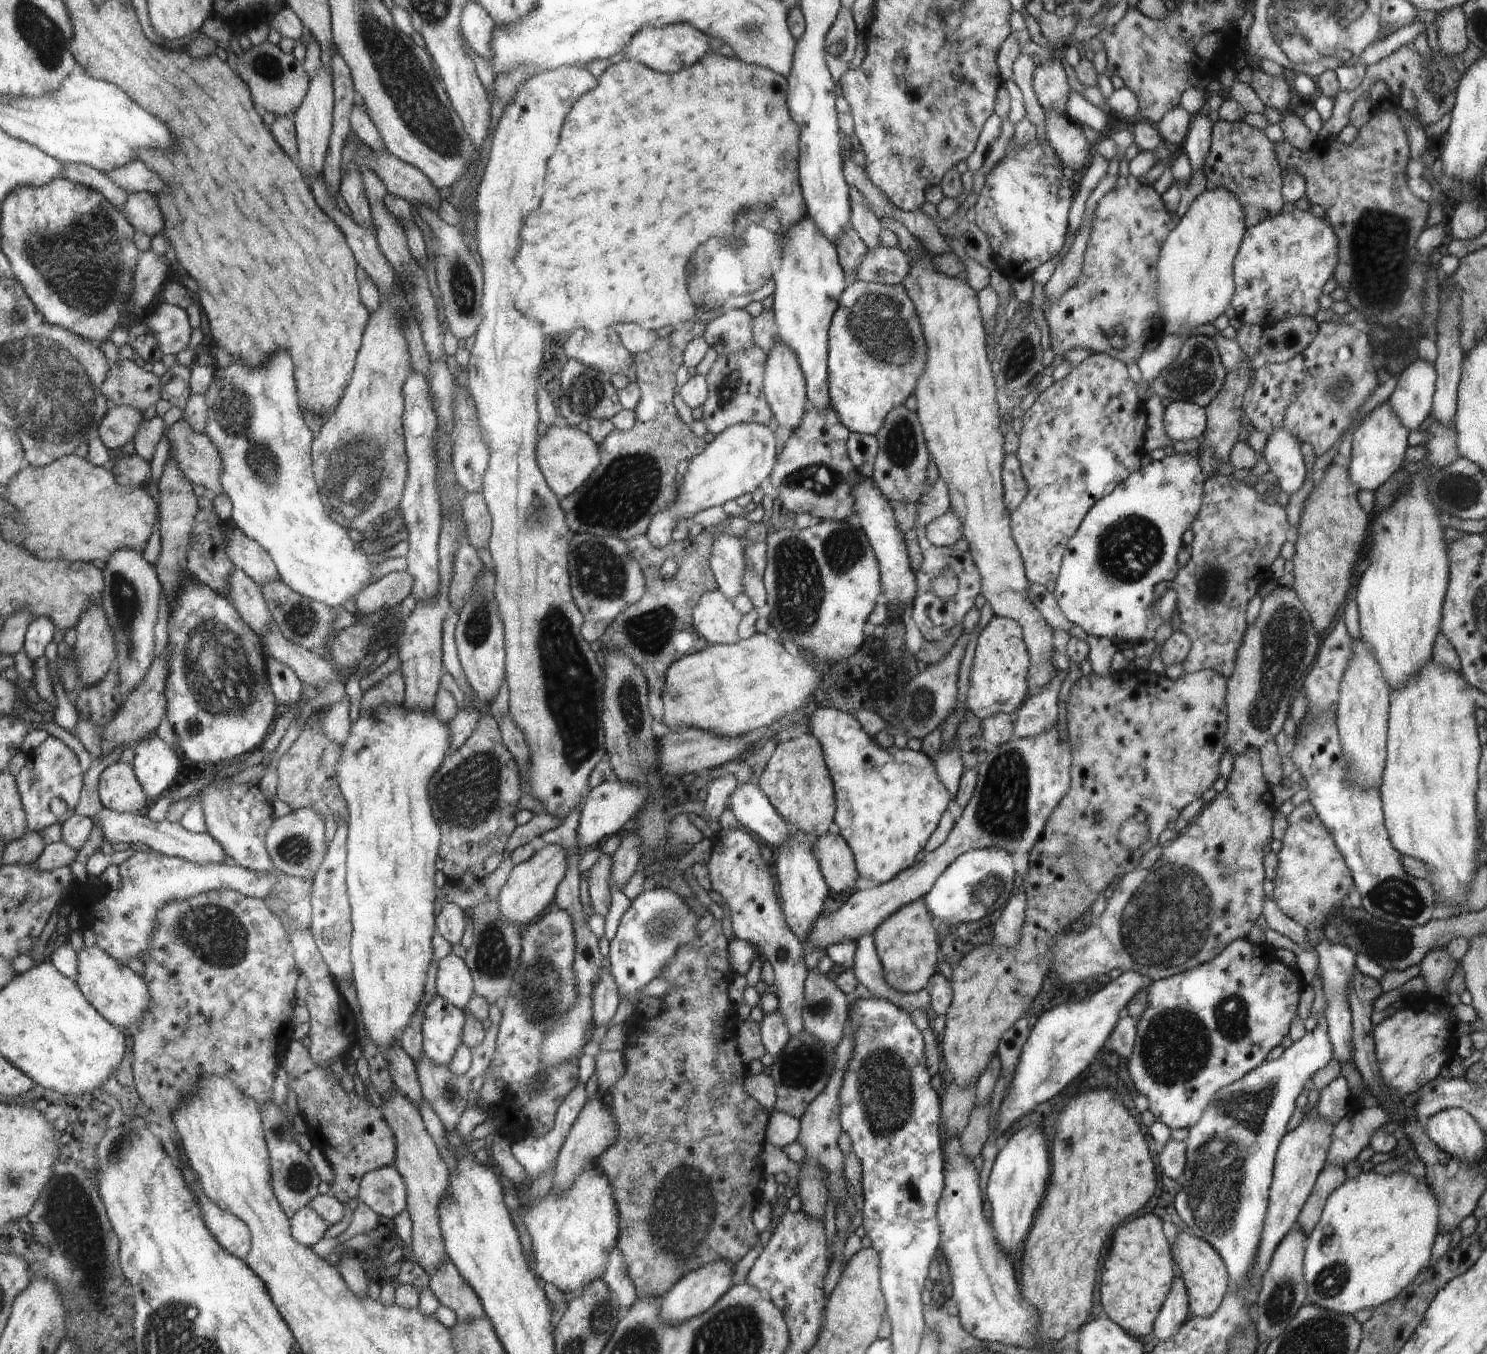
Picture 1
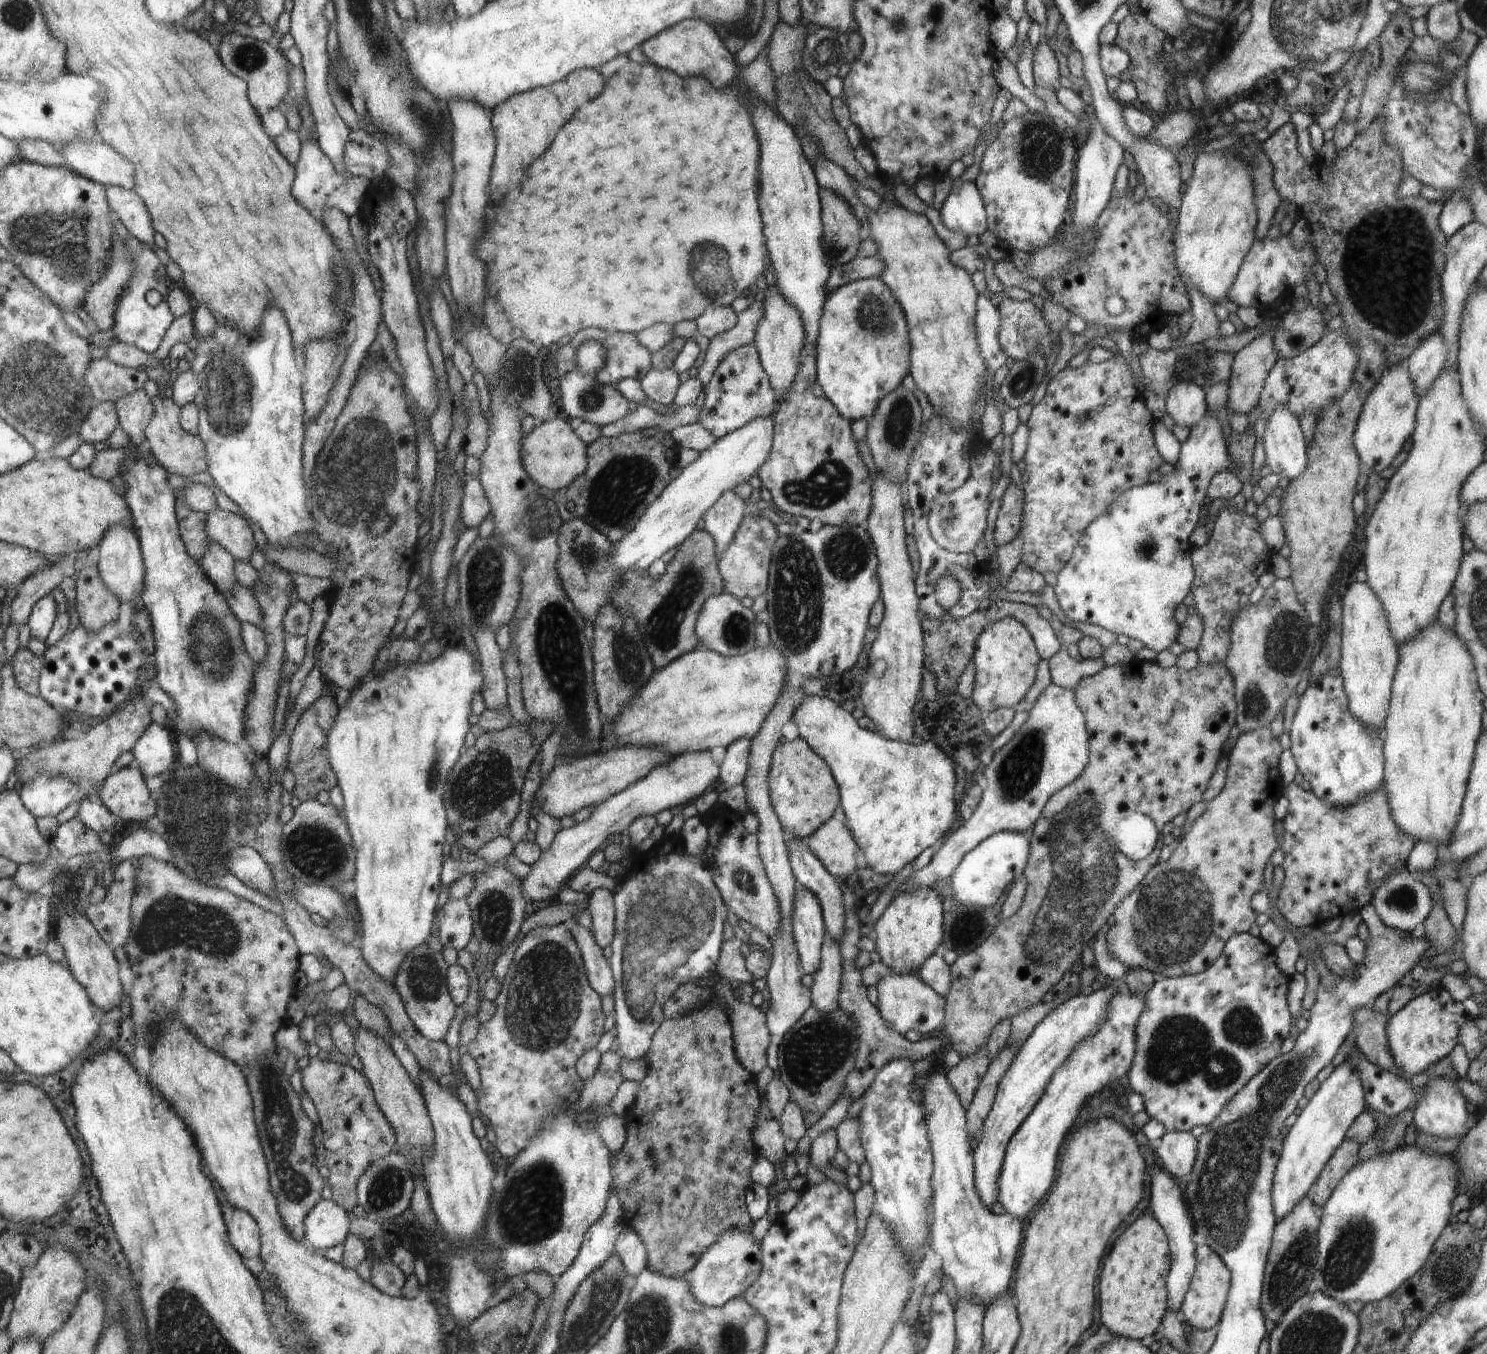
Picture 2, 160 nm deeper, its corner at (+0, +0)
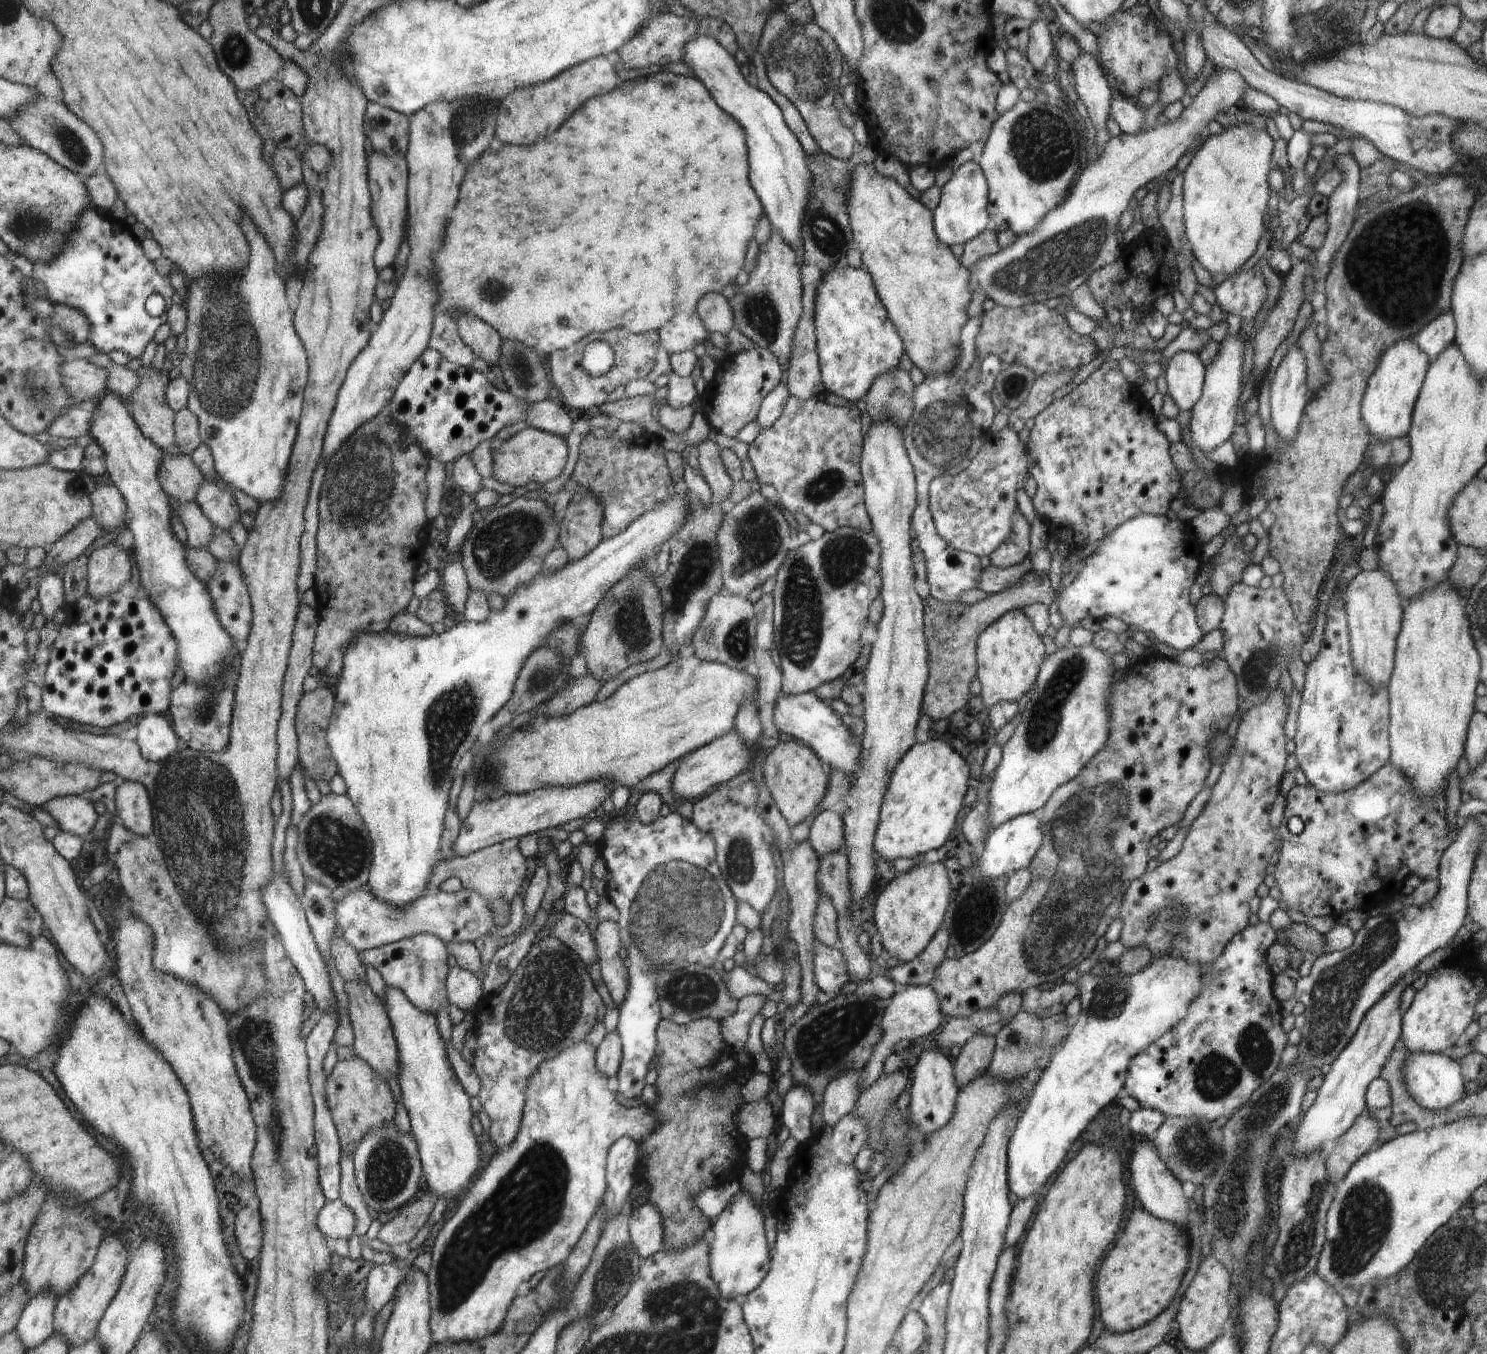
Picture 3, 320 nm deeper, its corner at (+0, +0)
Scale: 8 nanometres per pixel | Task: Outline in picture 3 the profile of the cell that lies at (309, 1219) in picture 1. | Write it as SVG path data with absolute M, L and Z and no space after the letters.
M336 1199L325 1204L317 1216L317 1227L331 1241L337 1238L350 1239L355 1232L356 1217L342 1199Z

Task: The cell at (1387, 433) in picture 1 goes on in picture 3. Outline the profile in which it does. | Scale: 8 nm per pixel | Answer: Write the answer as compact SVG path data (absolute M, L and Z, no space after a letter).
M1410 337L1396 341L1383 352L1374 374L1368 379L1361 402L1361 415L1370 439L1380 442L1382 439L1394 439L1409 433L1411 414L1429 363L1429 356Z

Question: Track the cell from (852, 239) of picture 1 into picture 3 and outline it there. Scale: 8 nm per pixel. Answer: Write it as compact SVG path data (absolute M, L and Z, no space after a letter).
M869 142L865 146L858 145L850 158L837 159L820 150L813 155L806 154L812 172L812 198L806 206L803 216L801 236L801 258L804 263L814 265L817 272L826 272L838 264L847 264L846 252L852 246L853 232L847 213L847 198L851 170L859 163L871 165L878 156Z

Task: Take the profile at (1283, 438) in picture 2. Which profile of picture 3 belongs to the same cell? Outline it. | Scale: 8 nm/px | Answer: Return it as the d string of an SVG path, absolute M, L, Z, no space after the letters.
M1293 343L1282 358L1280 365L1272 378L1270 390L1270 416L1278 439L1288 439L1289 444L1295 439L1304 407L1308 402L1308 387L1306 385L1306 357L1302 349Z

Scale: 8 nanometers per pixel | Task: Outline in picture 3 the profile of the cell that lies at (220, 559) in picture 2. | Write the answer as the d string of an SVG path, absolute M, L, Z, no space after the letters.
M173 500L173 508L188 529L188 544L194 548L209 550L207 546L213 537L213 522L201 504L198 501L174 502Z

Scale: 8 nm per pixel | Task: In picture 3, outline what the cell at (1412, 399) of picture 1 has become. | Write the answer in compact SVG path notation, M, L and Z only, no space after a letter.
M1451 309L1442 311L1440 315L1434 318L1433 321L1426 323L1414 336L1414 340L1420 347L1422 352L1425 352L1429 356L1429 362L1431 363L1444 349L1450 344L1455 342L1455 318Z

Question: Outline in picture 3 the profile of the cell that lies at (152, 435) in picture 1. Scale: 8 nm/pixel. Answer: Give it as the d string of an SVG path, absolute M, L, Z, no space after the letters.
M108 353L95 354L92 360L97 365L109 372L109 388L123 396L123 399L130 404L131 396L139 389L141 378L138 372L126 368L126 365L119 365L108 356Z

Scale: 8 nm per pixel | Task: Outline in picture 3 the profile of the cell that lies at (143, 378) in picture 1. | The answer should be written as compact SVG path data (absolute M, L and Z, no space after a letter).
M68 360L64 366L65 384L76 402L100 400L109 388L109 372L92 360Z

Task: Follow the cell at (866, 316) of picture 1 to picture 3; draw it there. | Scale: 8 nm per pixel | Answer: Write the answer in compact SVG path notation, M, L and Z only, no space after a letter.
M838 264L826 272L817 286L814 315L821 379L826 392L835 393L836 396L846 398L848 403L856 404L858 400L864 400L877 376L898 367L900 357L905 354L904 341L884 308L884 302L873 284L873 277L863 266L854 268L848 264Z

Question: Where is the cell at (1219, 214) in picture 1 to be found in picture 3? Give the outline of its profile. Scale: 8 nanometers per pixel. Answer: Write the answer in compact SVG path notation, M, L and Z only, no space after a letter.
M1236 121L1217 135L1210 135L1206 141L1200 146L1192 157L1187 168L1184 170L1183 176L1183 214L1185 236L1189 240L1193 255L1200 261L1200 264L1214 275L1214 273L1228 273L1238 270L1255 252L1258 241L1262 238L1264 232L1264 211L1271 195L1270 185L1268 184L1268 173L1275 165L1272 163L1273 139L1266 129L1255 127L1252 123L1246 121Z

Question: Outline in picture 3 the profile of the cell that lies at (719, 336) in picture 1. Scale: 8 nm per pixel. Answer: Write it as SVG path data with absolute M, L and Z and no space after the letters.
M721 292L704 296L704 299L700 300L696 311L709 332L727 334L735 327L731 306Z

